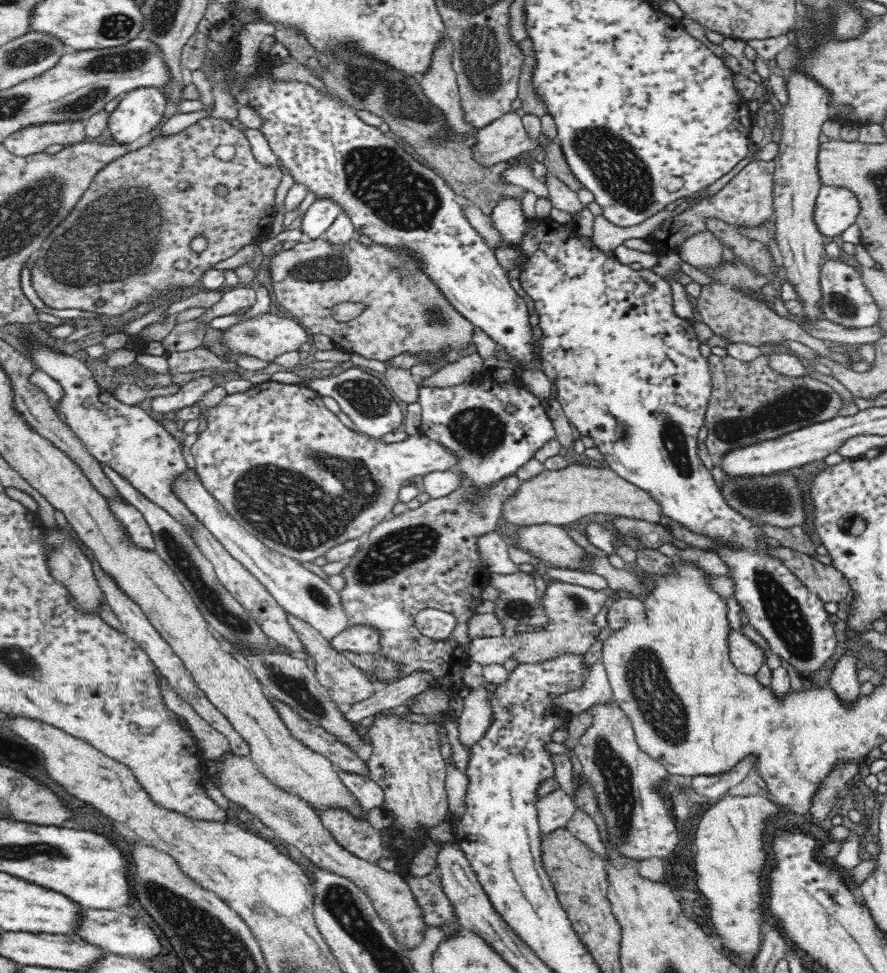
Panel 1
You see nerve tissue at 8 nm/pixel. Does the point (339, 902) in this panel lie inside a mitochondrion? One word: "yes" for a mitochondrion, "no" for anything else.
yes

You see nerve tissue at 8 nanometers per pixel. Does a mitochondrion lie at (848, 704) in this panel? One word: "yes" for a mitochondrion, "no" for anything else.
no

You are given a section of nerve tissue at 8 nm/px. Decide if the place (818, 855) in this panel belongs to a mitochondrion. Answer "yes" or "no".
no

